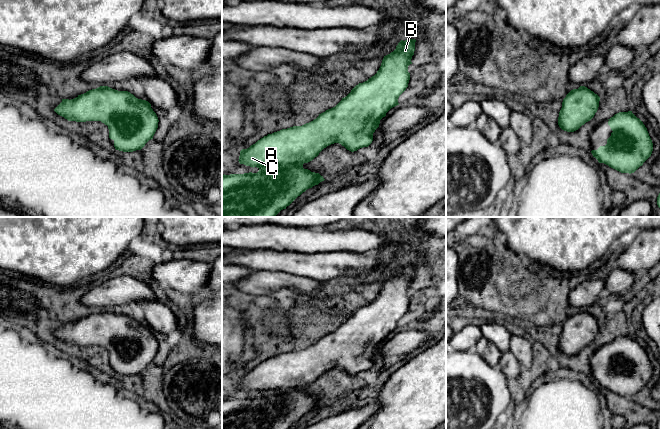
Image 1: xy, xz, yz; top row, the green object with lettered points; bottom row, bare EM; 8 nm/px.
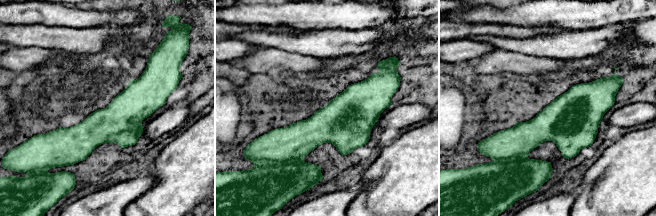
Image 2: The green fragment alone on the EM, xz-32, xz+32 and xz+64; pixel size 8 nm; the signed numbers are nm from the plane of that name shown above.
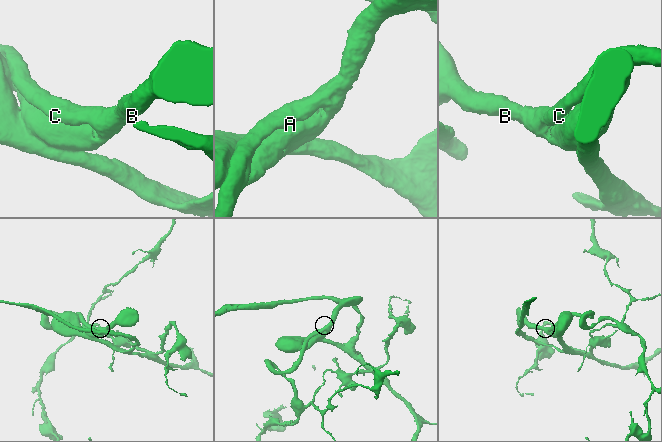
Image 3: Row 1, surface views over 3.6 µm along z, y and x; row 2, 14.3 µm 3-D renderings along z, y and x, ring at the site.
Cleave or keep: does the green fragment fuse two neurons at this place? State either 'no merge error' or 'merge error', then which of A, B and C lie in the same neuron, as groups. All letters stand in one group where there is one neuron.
no merge error | A B C

